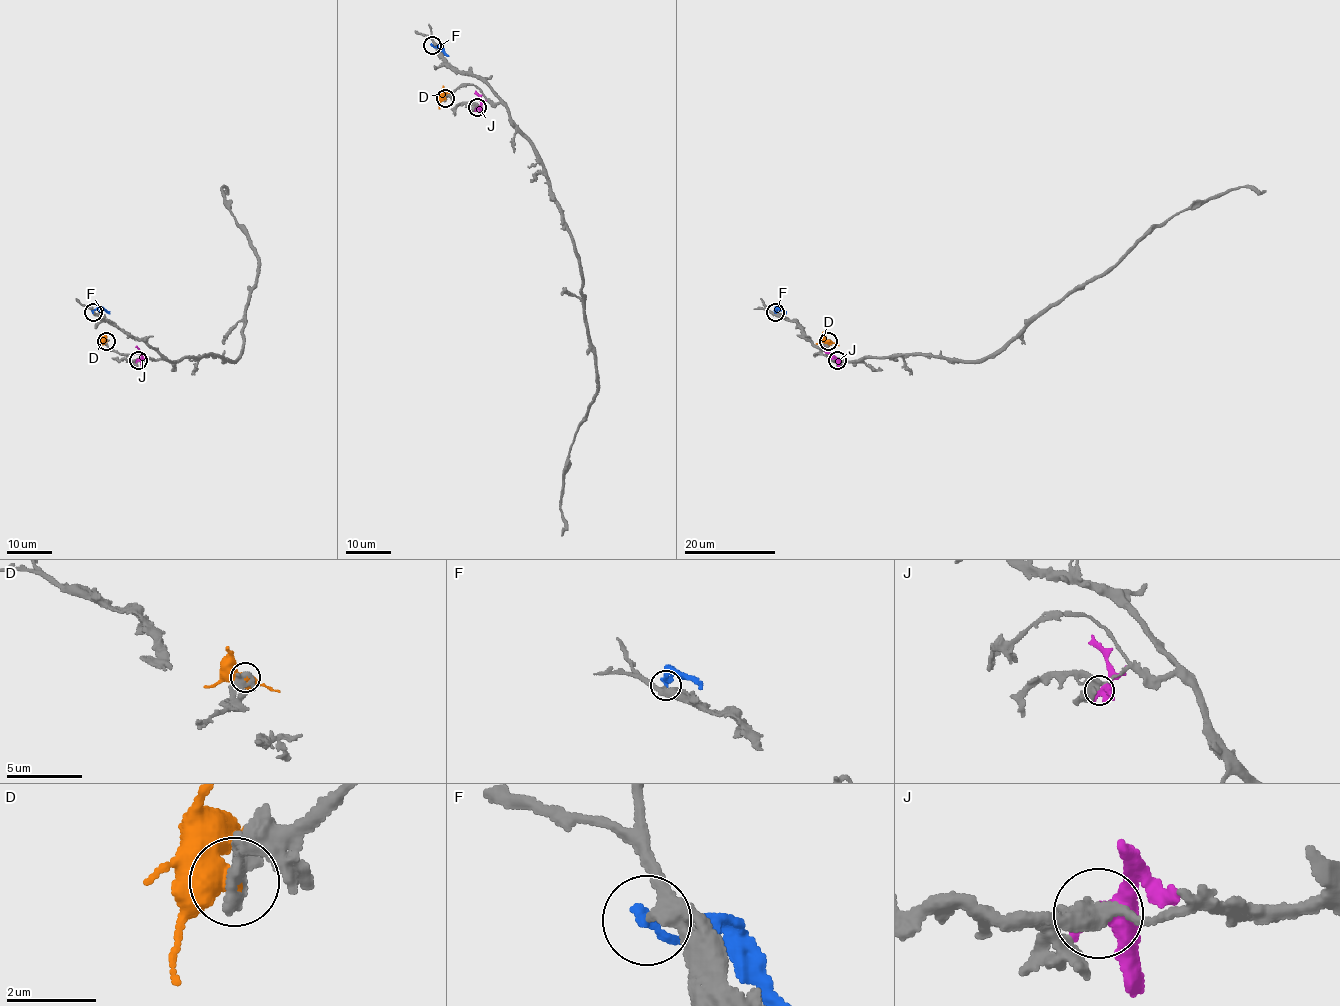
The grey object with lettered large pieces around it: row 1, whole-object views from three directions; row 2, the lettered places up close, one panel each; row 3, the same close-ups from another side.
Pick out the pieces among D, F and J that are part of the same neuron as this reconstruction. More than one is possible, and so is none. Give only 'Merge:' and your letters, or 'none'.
Merge: none

